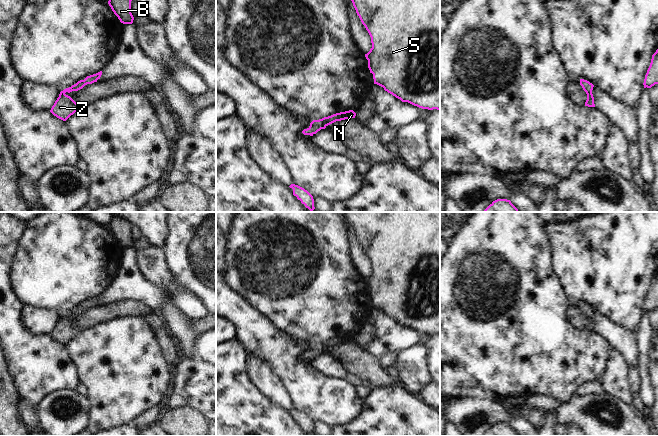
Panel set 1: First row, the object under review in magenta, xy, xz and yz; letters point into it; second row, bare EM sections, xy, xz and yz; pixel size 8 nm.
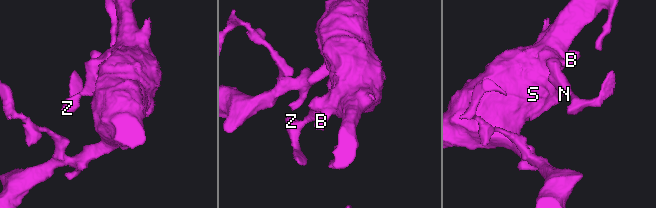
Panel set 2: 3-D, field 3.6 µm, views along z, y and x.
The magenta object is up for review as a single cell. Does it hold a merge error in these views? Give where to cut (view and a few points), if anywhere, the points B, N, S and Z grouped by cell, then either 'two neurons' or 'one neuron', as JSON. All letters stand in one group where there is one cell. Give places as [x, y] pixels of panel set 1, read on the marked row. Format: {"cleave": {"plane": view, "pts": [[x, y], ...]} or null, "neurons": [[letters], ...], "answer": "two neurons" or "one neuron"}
{"cleave": null, "neurons": [["B", "N", "S", "Z"]], "answer": "one neuron"}

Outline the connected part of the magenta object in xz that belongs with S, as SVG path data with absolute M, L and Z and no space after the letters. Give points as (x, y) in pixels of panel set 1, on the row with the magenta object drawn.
M351 0L371 37L372 48L365 54L374 84L402 102L422 109L440 110L440 0Z

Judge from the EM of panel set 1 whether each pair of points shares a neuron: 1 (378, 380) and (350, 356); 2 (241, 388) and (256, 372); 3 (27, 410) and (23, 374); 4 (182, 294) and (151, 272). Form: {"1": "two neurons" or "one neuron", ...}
{"1": "one neuron", "2": "two neurons", "3": "two neurons", "4": "one neuron"}

